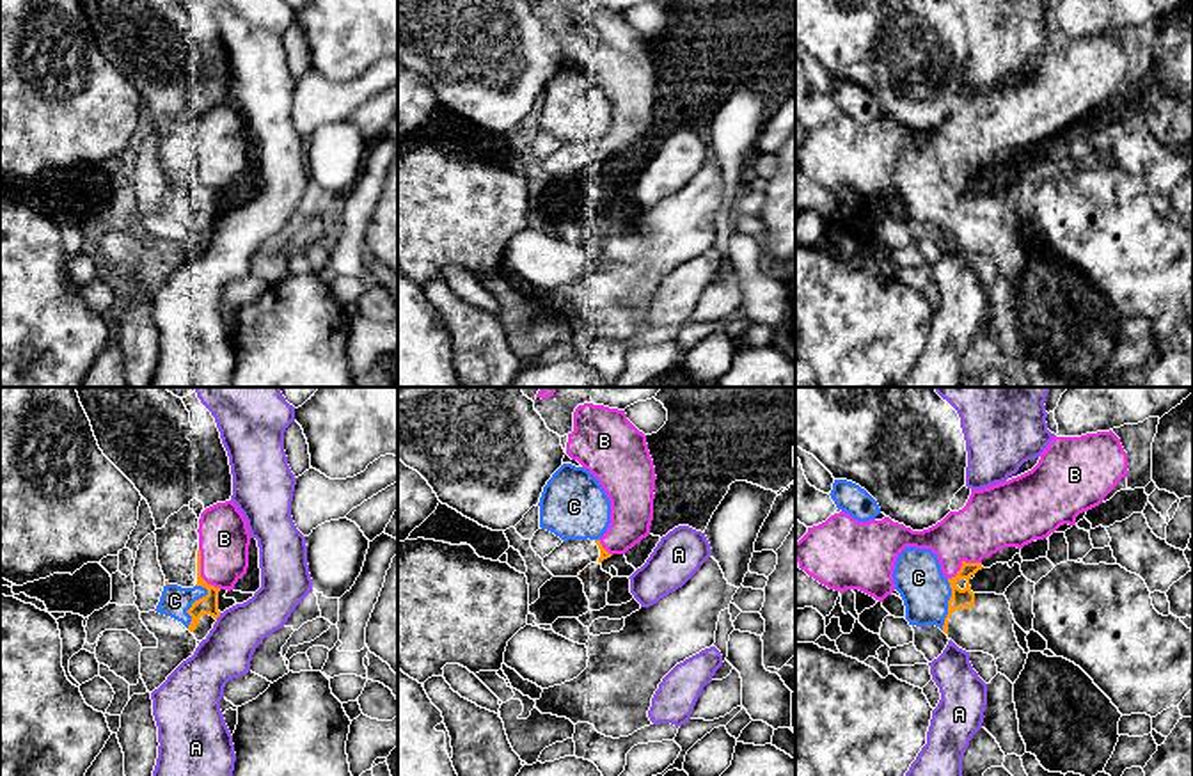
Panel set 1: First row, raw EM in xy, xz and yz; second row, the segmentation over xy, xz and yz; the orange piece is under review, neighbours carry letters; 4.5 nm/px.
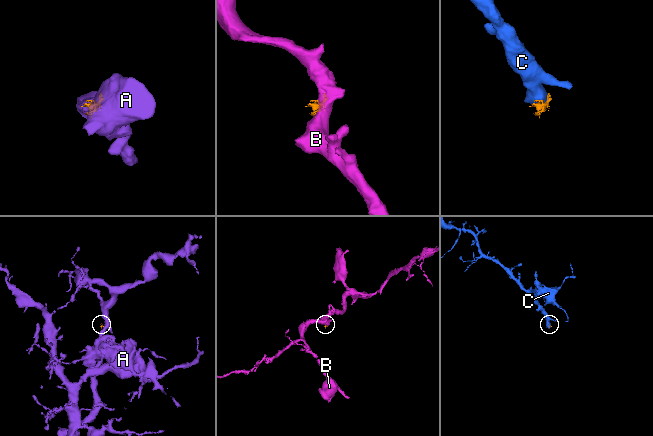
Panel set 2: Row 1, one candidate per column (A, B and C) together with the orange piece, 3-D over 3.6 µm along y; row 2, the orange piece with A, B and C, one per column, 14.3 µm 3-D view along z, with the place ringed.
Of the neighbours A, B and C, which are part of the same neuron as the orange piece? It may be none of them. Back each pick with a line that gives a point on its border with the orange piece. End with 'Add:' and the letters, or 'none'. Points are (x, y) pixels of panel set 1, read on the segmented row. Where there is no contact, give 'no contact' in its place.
C: meets orange in xy at (192, 604)
Add: C

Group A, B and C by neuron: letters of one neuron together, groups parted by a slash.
A / B / C

